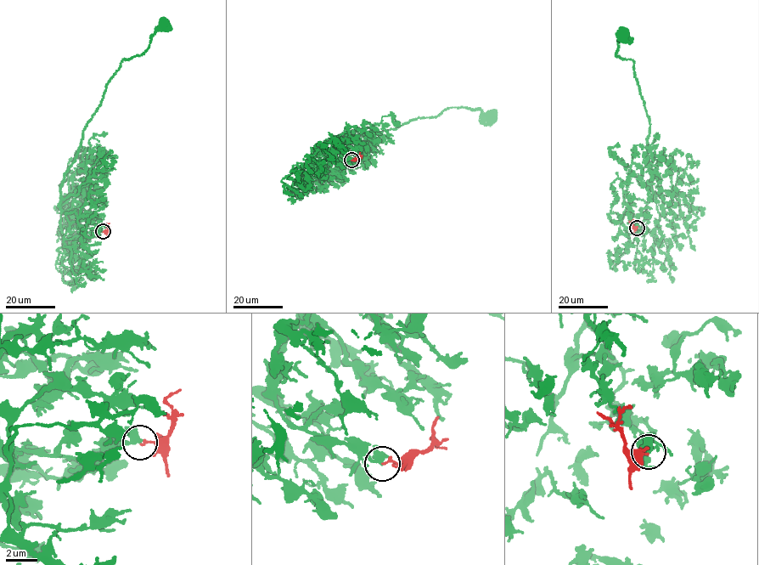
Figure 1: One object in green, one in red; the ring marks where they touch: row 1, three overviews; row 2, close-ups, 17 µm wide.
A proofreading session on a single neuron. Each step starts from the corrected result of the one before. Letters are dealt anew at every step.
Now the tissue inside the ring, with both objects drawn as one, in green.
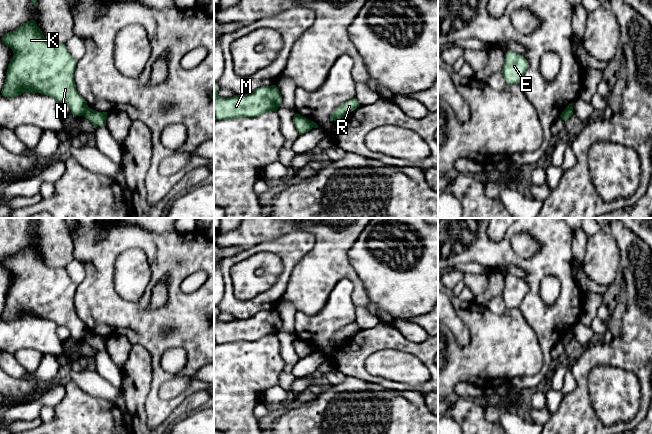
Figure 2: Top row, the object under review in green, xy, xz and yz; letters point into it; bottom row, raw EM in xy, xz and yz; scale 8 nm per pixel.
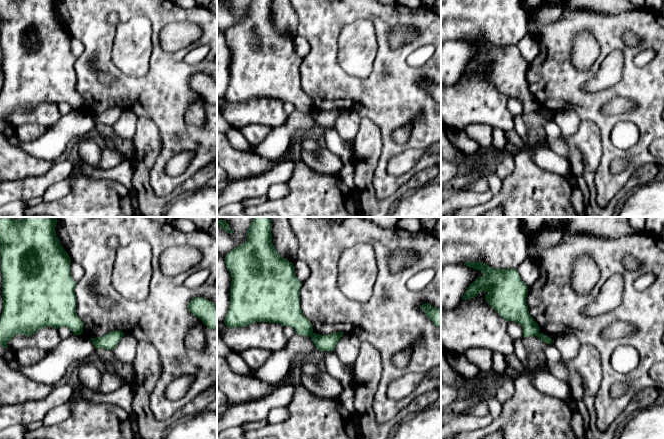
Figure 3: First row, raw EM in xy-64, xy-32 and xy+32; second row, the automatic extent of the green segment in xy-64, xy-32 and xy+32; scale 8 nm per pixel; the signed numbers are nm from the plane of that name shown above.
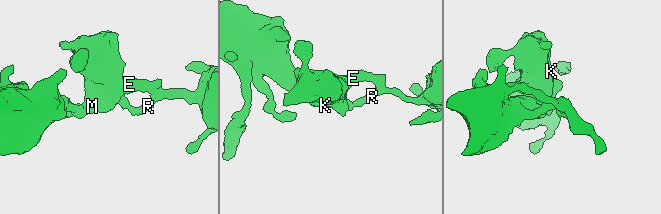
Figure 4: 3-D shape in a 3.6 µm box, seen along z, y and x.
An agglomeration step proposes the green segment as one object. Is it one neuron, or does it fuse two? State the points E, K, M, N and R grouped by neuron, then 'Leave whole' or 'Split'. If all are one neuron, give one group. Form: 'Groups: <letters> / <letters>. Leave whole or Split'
Groups: E K M N / R. Split

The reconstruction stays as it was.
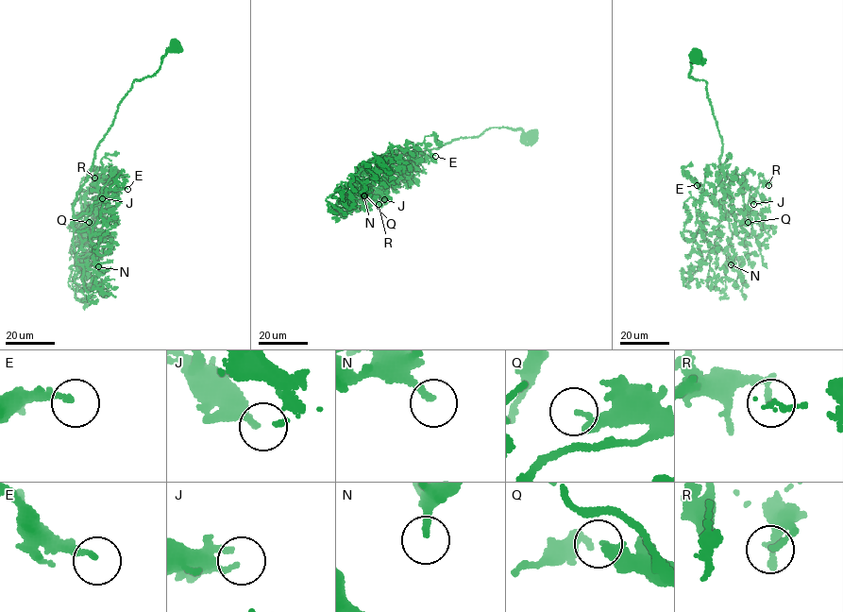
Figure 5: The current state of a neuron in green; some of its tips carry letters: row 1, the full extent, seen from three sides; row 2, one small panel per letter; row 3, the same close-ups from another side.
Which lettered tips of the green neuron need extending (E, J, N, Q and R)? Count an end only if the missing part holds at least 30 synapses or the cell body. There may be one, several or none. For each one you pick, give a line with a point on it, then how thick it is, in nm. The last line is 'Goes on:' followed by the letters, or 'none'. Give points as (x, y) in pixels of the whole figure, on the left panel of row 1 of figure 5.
N: at (98, 266); 200 nm thick
Goes on: N

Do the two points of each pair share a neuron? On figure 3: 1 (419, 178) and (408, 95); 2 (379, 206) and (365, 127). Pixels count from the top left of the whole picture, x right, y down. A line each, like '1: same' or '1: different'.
1: different
2: same

